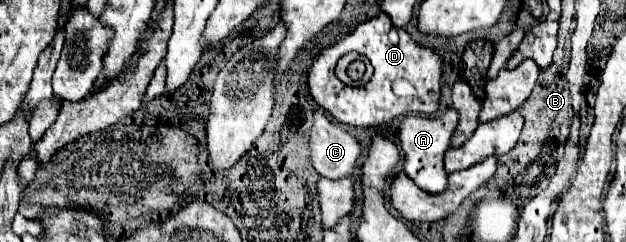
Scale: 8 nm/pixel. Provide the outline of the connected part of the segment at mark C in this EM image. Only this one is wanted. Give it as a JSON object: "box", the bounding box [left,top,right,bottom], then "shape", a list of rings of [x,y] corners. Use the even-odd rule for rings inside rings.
{"box":[311,113,361,179],"shape":[[[313,113],[313,127],[311,127],[311,165],[321,177],[327,179],[341,179],[351,175],[359,155],[361,145],[355,137],[343,131],[339,125],[331,123],[323,113]]]}

